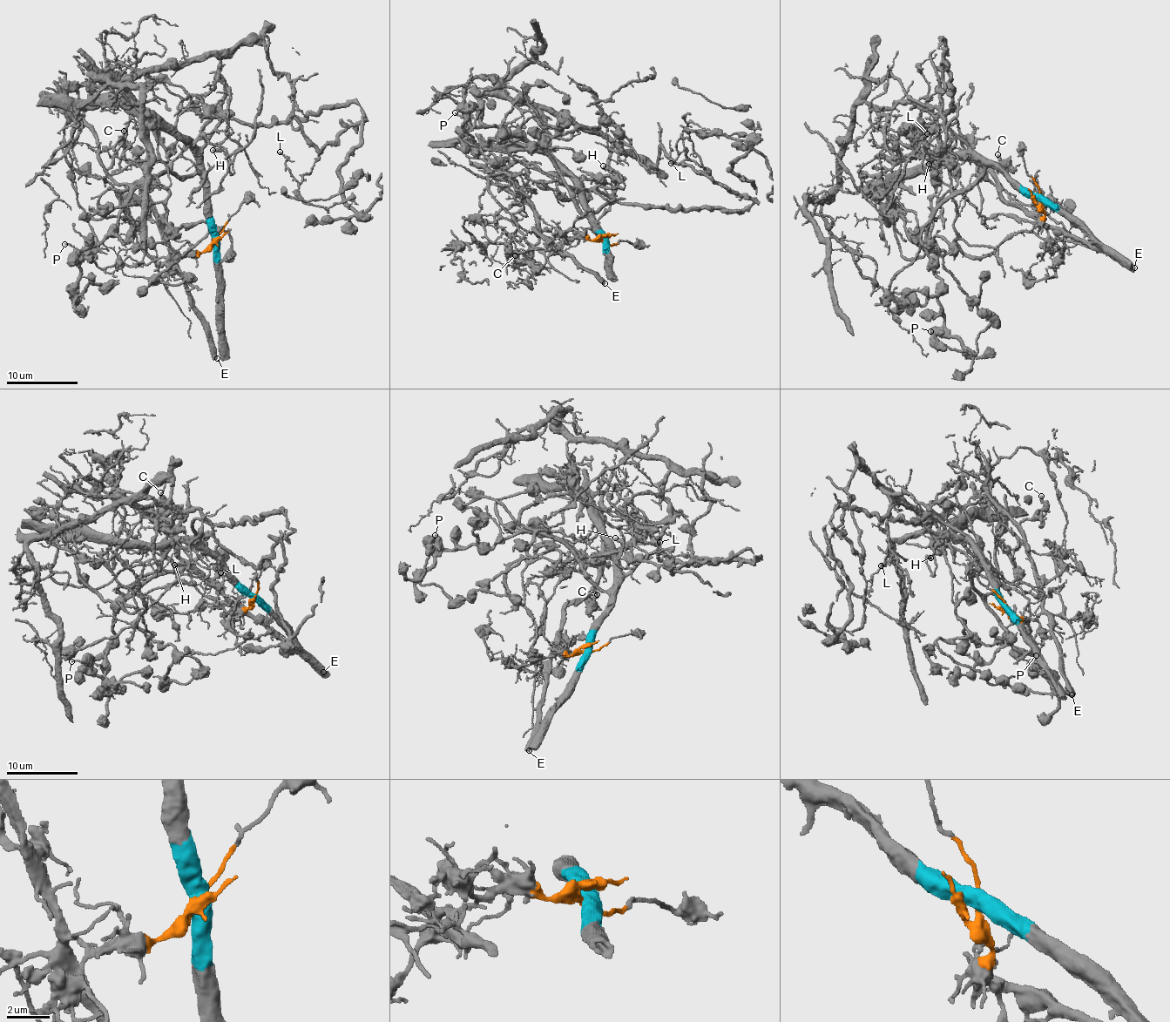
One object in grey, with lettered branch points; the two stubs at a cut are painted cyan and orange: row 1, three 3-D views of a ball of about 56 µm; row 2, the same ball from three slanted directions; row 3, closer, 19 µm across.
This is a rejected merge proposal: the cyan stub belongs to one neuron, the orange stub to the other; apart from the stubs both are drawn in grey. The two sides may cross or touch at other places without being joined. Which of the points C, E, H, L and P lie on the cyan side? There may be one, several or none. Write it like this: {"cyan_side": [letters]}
{"cyan_side": ["H", "L", "P"]}

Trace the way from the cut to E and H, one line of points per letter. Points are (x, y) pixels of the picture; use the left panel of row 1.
E: (213, 239), (200, 253), (172, 253), (172, 263), (185, 280), (188, 301), (206, 330), (210, 348), (217, 357)
H: (214, 239), (209, 185), (192, 143), (206, 138), (225, 149), (233, 172), (222, 152), (212, 149)

